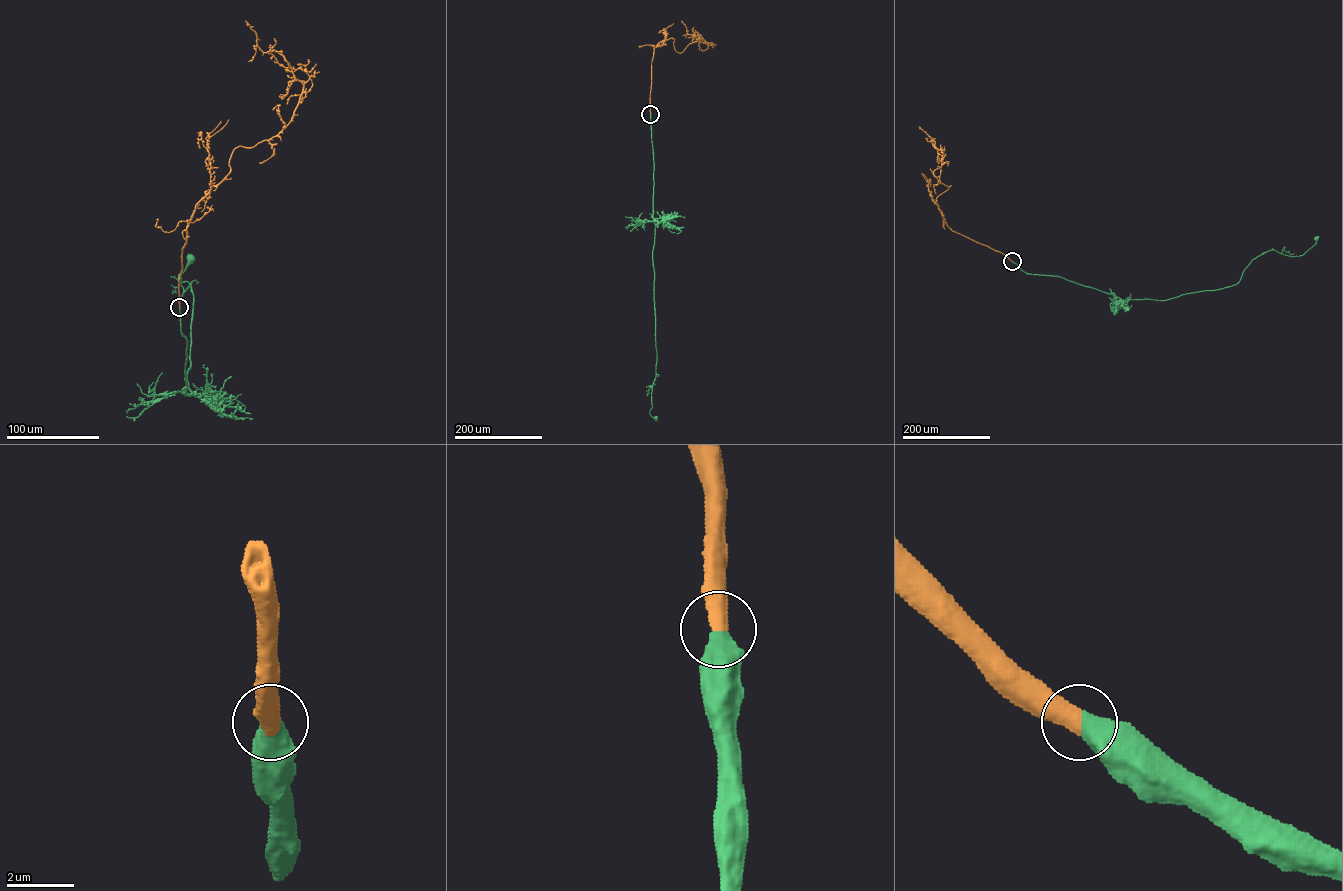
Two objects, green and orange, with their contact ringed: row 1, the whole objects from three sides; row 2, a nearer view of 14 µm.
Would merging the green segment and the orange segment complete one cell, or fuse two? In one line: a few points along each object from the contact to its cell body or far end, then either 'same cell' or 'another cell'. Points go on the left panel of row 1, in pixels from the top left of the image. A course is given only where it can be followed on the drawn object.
course green (179, 307), (190, 389), (184, 388), (190, 367), (193, 294), (191, 283), (182, 296), (178, 275), (192, 258); course orange (179, 307), (195, 205), (228, 174), (234, 149), (286, 125), (302, 93), (288, 62), (264, 52), (245, 20); same cell

